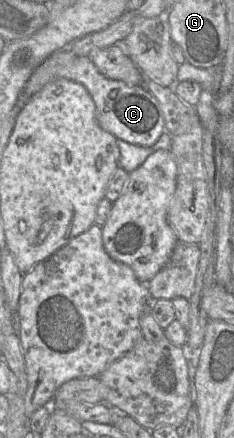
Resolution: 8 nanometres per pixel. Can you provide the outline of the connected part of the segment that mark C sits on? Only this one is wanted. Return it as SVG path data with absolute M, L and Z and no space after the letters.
M57 52L45 59L26 82L18 104L24 105L45 84L66 78L82 84L91 95L97 111L99 125L117 139L130 144L153 146L165 132L163 113L157 99L142 85L128 85L101 74L88 56L75 56L67 65L57 63Z

